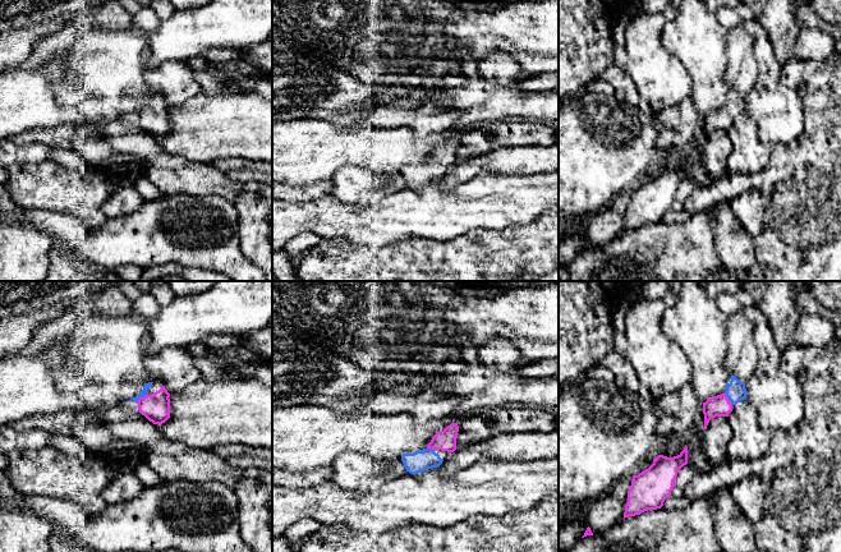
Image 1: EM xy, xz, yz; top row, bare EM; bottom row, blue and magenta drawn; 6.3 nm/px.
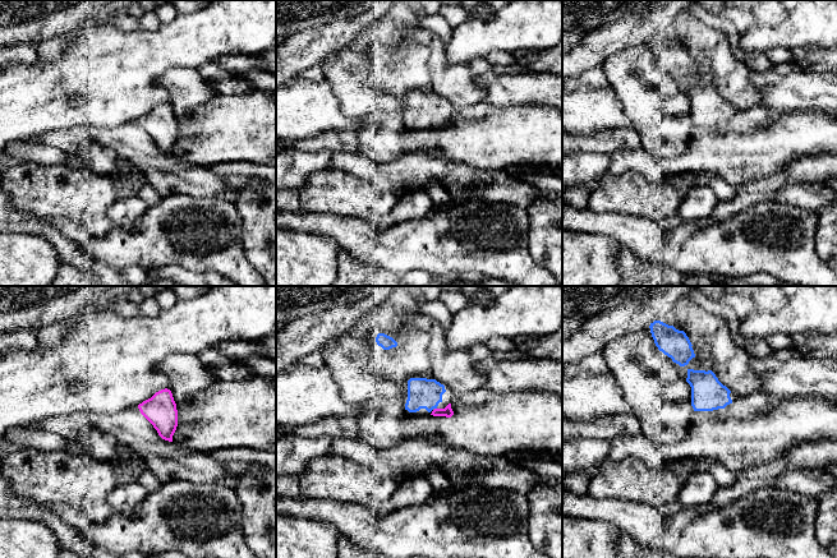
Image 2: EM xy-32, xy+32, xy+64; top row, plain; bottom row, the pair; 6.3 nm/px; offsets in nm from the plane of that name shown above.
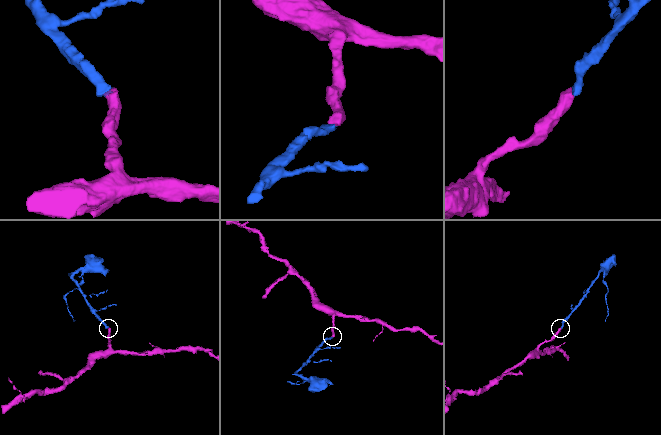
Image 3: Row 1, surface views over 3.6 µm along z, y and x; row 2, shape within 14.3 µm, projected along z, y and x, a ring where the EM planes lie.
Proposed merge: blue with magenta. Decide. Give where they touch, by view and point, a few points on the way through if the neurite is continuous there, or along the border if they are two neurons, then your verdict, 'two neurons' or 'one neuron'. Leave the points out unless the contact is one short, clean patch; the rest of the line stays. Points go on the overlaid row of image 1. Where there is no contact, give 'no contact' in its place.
contact xy (141, 396); way xy (143, 392), (141, 396), (156, 408); one neuron

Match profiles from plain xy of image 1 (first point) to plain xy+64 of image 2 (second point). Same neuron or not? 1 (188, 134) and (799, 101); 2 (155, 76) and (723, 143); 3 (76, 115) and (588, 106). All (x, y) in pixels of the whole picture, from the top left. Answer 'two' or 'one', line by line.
1: two
2: two
3: one

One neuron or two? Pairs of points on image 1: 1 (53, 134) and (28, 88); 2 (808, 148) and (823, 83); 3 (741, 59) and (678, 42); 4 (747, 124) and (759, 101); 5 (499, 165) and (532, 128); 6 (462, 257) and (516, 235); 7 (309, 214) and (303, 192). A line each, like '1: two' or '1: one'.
1: two
2: one
3: two
4: two
5: two
6: one
7: two

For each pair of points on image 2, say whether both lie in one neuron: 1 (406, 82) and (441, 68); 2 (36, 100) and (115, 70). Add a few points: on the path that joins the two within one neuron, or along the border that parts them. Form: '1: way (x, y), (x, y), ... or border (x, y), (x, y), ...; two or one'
1: border (422, 44), (428, 47), (430, 82), (433, 92); two
2: way (55, 81), (61, 74), (96, 70); one

